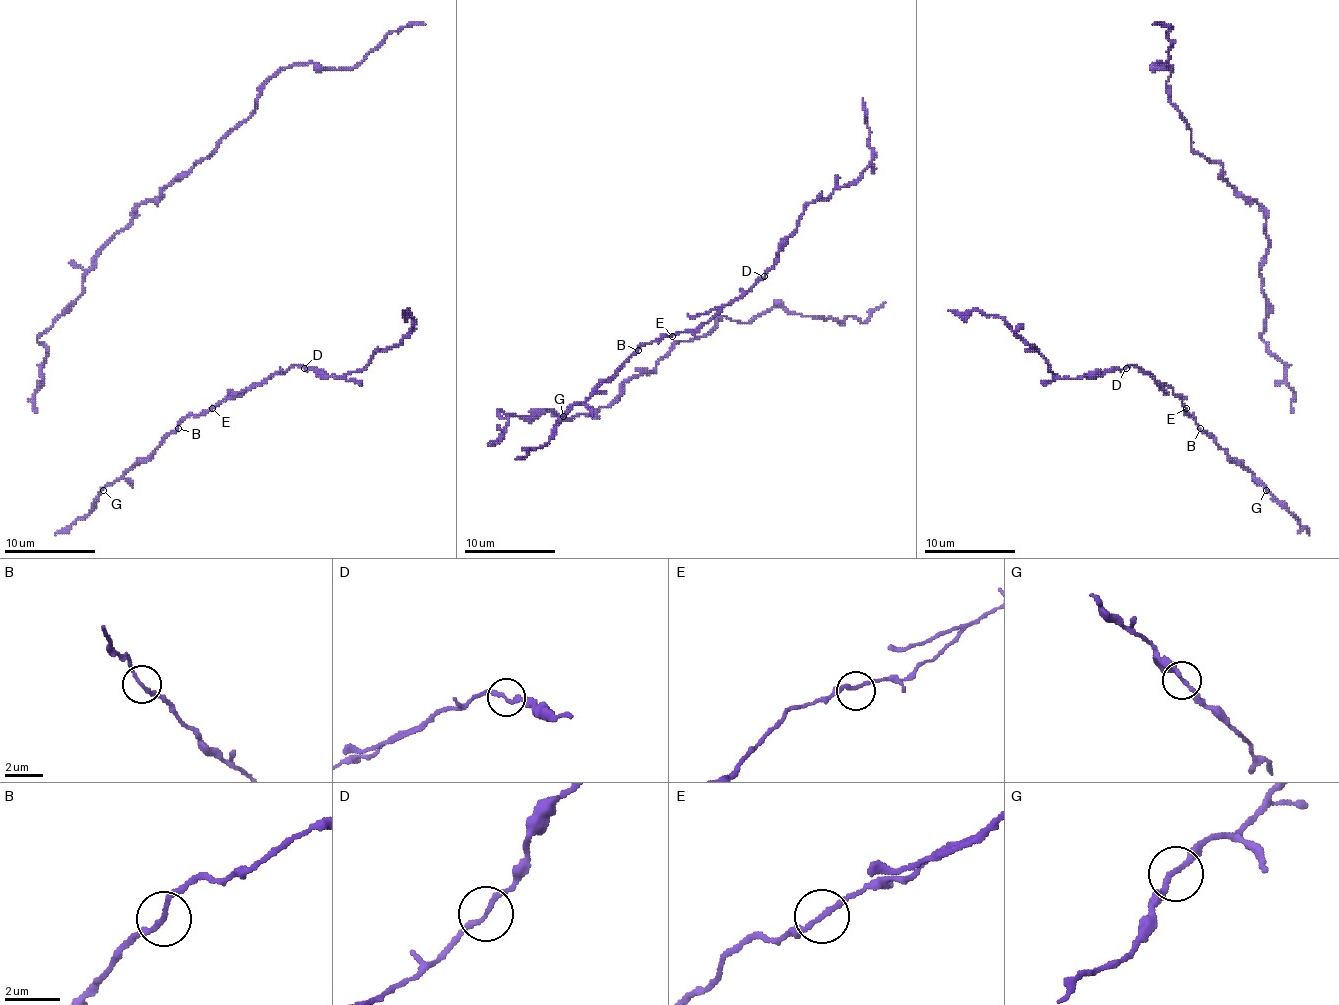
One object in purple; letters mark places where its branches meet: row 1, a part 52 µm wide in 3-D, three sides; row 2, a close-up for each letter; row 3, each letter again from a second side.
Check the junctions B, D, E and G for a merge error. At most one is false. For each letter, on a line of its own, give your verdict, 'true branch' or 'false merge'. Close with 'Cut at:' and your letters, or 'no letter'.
B: true branch
D: true branch
E: true branch
G: true branch
Cut at: no letter

